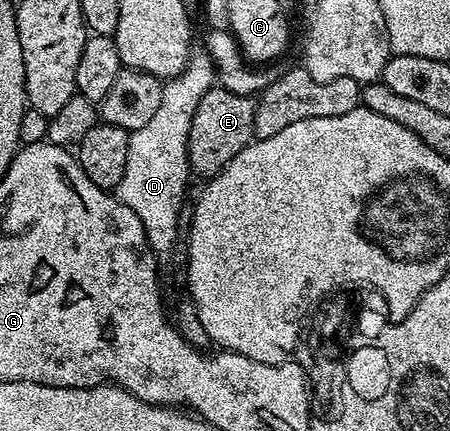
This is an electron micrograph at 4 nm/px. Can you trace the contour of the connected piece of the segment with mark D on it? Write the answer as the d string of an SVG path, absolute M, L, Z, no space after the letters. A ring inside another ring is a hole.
M199 52L187 62L177 76L162 86L159 110L149 123L130 133L124 178L114 190L115 196L136 212L144 224L149 247L158 259L159 268L166 268L178 243L178 216L186 197L186 184L192 178L188 159L188 131L200 99L215 84L215 69L207 52ZM186 197L186 198L185 198Z

